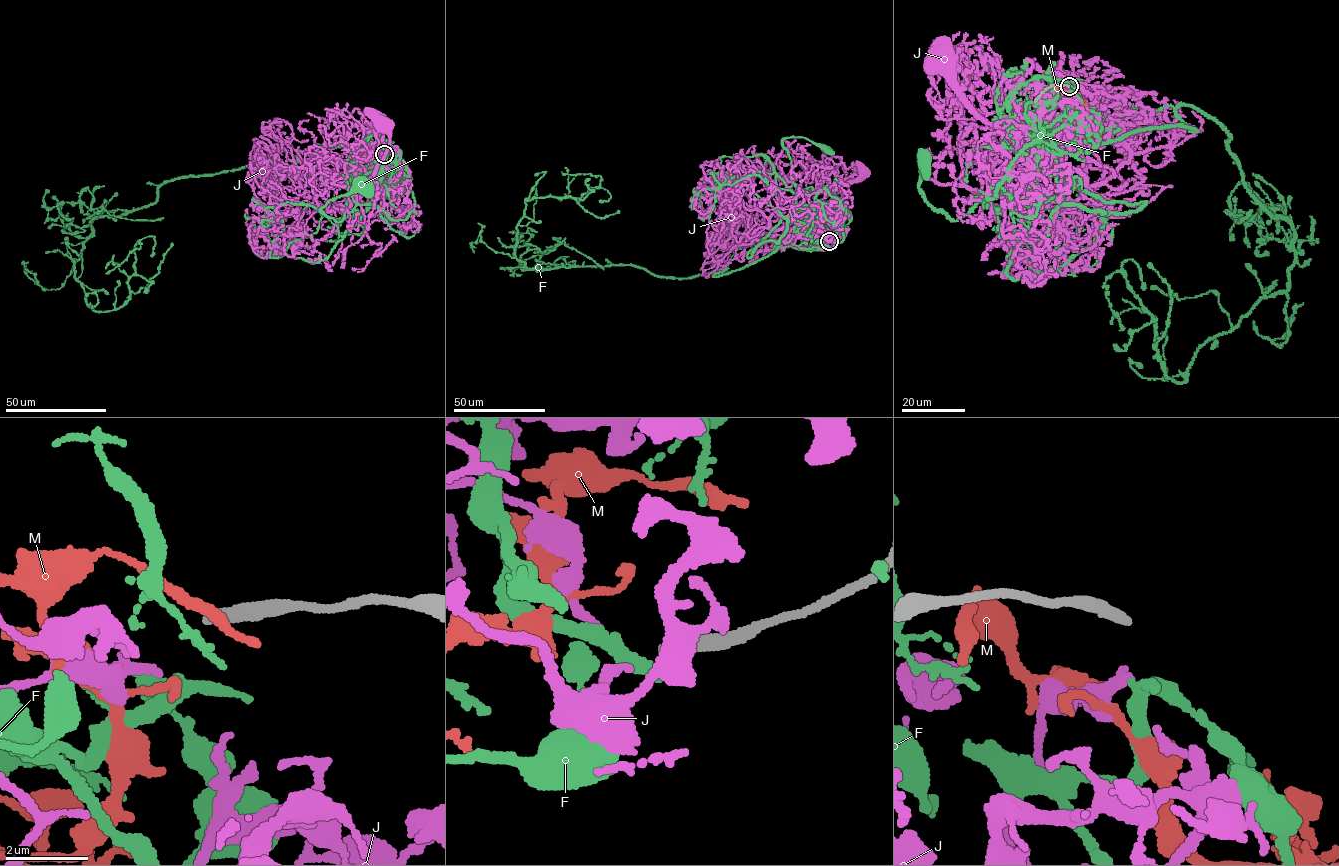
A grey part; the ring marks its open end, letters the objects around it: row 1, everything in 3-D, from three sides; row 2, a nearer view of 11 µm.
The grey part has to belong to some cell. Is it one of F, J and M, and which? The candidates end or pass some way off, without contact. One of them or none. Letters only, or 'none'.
none

